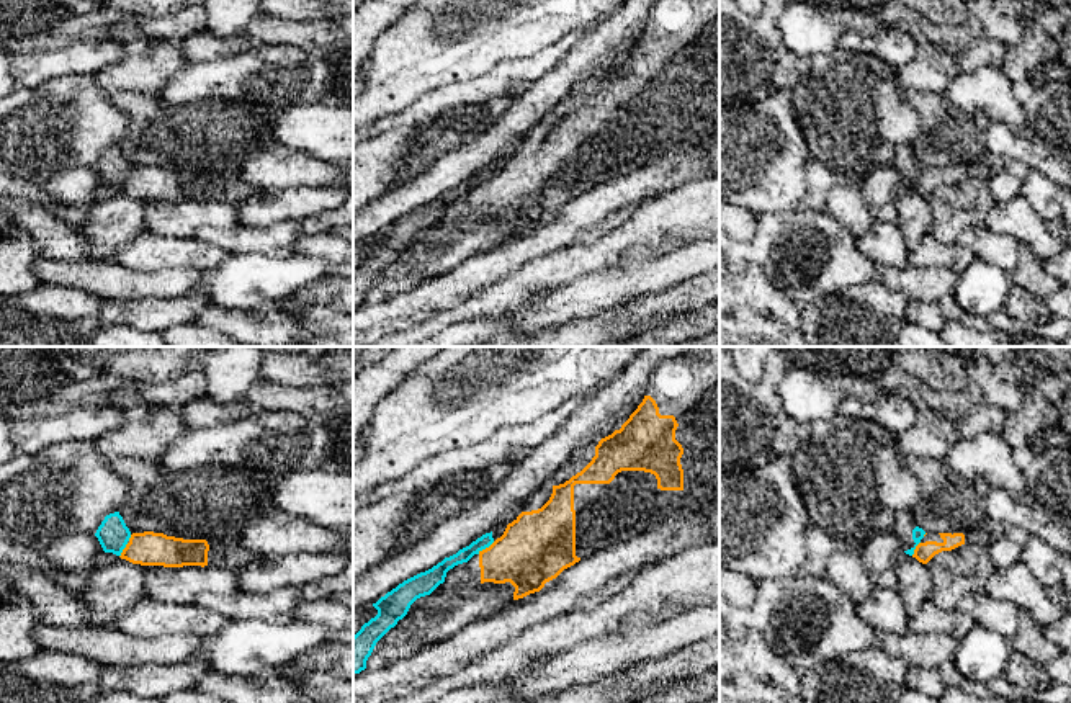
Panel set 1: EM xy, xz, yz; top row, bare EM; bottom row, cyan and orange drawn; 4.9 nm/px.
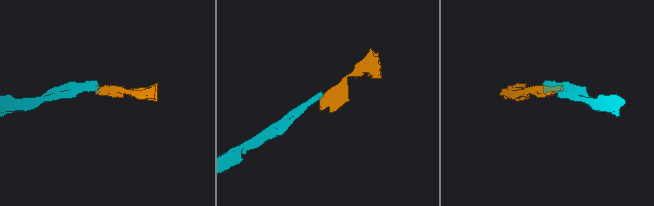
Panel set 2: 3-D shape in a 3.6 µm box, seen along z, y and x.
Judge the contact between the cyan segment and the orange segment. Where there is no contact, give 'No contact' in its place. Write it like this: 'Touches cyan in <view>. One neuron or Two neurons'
Touches cyan in xz. Two neurons

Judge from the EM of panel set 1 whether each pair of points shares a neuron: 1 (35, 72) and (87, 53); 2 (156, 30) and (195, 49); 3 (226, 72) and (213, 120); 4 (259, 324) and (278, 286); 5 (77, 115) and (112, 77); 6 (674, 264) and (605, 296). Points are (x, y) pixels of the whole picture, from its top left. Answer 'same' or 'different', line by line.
1: same
2: different
3: different
4: different
5: different
6: same

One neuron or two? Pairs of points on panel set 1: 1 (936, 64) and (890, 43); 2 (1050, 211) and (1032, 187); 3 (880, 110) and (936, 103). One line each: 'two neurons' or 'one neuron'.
1: two neurons
2: one neuron
3: two neurons

